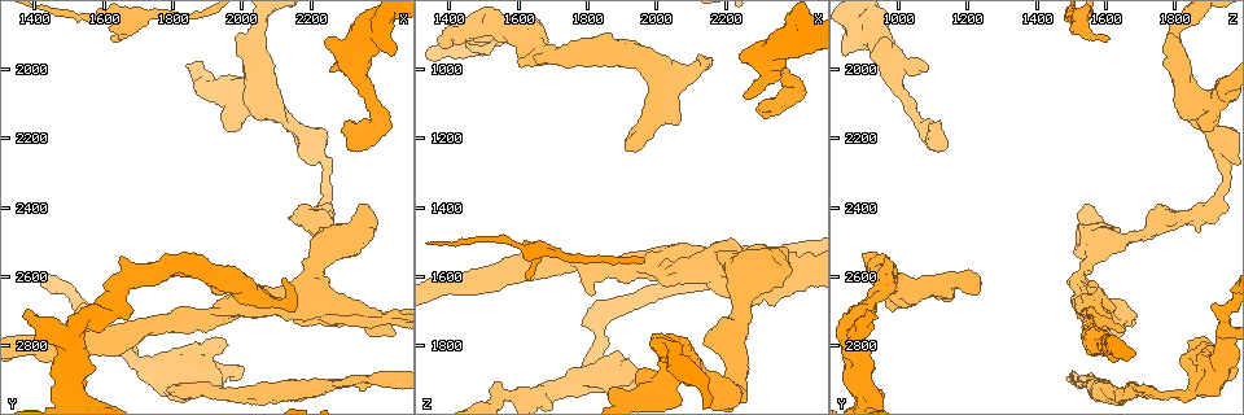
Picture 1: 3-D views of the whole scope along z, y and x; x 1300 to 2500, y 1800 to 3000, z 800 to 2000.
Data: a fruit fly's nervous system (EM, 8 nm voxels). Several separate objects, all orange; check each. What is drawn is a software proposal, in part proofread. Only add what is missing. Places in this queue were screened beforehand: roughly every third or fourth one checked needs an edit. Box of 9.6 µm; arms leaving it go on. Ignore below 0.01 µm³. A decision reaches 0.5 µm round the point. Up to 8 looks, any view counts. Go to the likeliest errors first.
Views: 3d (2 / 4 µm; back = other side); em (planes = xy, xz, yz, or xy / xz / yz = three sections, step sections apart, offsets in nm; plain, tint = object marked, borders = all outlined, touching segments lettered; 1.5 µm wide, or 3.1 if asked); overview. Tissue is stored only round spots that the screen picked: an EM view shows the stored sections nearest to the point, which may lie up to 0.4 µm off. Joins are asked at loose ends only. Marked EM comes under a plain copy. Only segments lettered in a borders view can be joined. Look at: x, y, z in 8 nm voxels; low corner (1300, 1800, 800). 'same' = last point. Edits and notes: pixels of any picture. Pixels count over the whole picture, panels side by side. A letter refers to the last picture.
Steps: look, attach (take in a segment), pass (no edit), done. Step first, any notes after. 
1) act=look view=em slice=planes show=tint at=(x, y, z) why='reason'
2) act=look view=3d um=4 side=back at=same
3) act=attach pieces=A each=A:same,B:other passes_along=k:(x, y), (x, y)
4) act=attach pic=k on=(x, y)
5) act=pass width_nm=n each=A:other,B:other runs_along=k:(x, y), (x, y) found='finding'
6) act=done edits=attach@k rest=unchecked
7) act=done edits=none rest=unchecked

act=look view=em slice=yz step=8 show=tint at=(1380, 2690, 910) why='an open end'

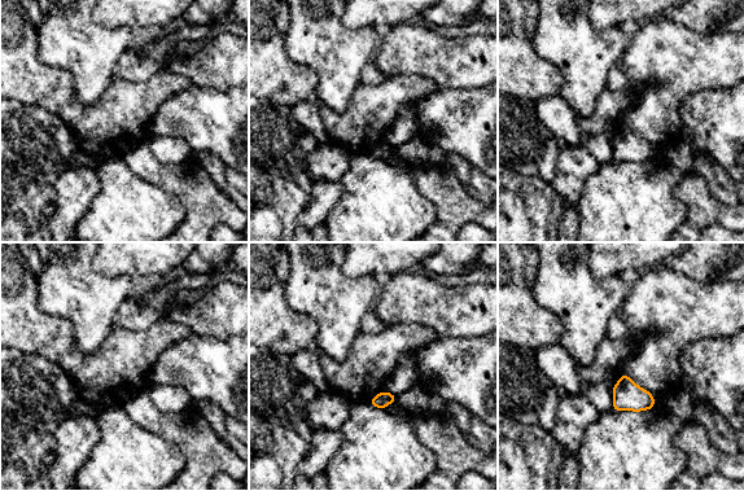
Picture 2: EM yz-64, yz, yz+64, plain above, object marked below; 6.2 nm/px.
act=look view=em slice=planes show=borders at=same

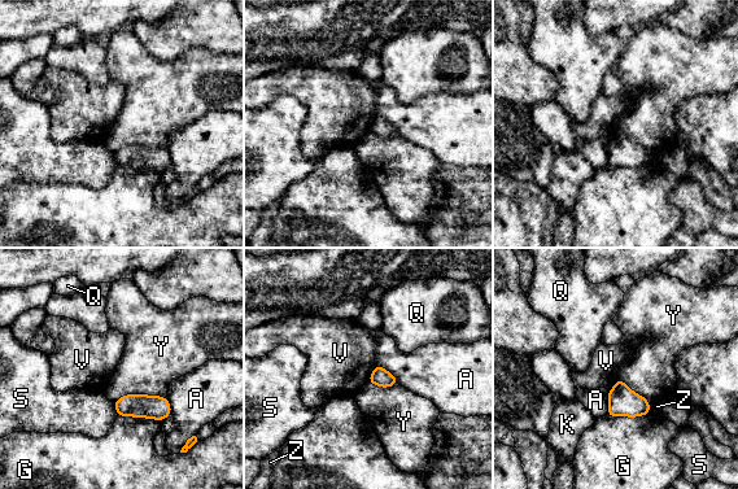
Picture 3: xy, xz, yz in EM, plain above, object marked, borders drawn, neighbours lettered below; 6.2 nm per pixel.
act=pass each=A:other,G:other,K:other,Q:other,S:other,V:other,Y:other,Z:other border=3:(165, 396), (123, 394), (114, 402) found='none of them fits'

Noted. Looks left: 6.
act=look view=3d um=4 at=(1620, 1920, 1610) why='free end'

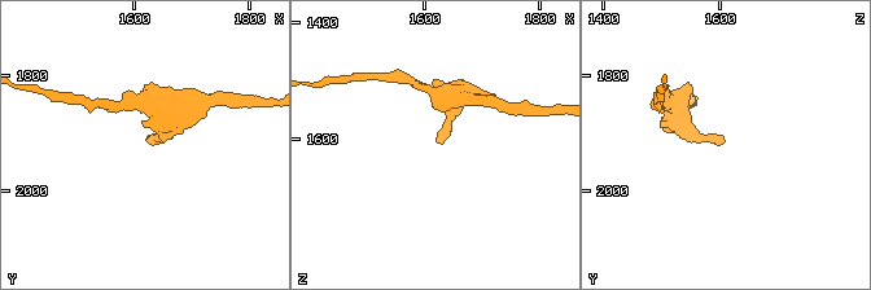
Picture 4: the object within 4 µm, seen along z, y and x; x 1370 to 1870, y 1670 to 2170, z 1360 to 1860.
act=look view=em um=3.1 slice=xy step=8 show=borders at=(1625, 1920, 1610)

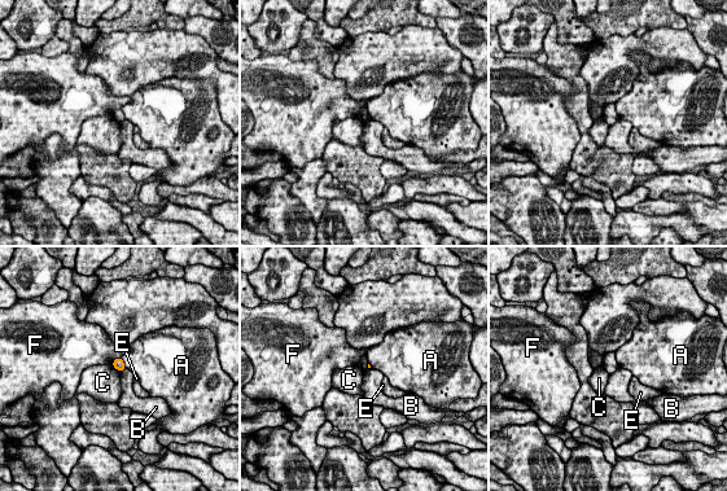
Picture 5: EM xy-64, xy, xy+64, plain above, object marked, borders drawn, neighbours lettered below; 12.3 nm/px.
act=look view=em um=3.1 slice=planes show=borders at=same why='cut it another way'

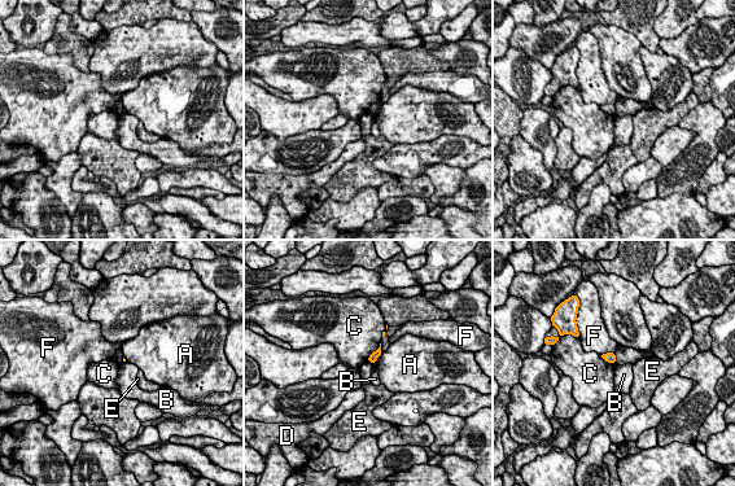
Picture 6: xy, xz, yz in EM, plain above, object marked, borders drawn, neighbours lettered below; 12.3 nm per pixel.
act=pass longest_contact=C:300nm each=A:other,B:other,C:other,D:other,E:other,F:other border=6:(613, 353), (616, 362) found='no lettered segment goes on from it'

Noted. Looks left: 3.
act=look view=3d um=2 at=(1820, 2750, 1650) why='an open end'

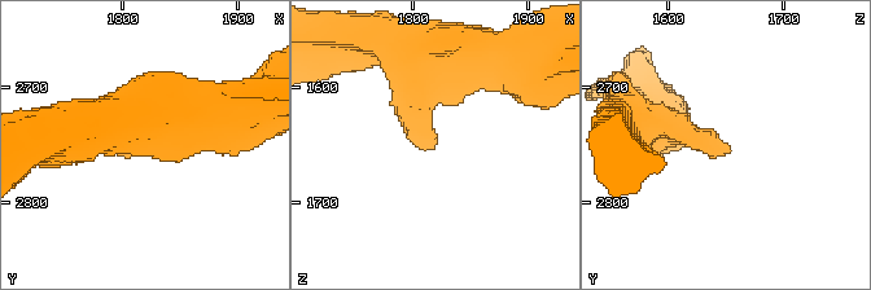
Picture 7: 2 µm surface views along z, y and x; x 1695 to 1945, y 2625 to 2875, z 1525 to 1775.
act=look view=em slice=xy step=8 show=tint at=(1818, 2756, 1650)

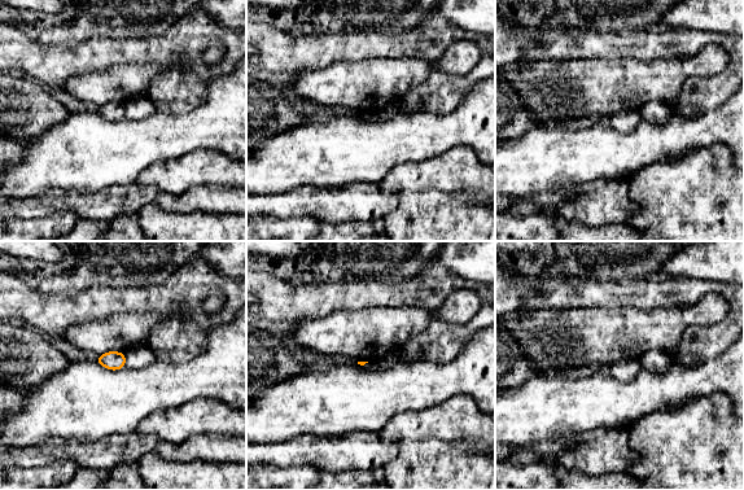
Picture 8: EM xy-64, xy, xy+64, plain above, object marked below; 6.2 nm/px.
act=look view=em slice=planes show=borders at=same

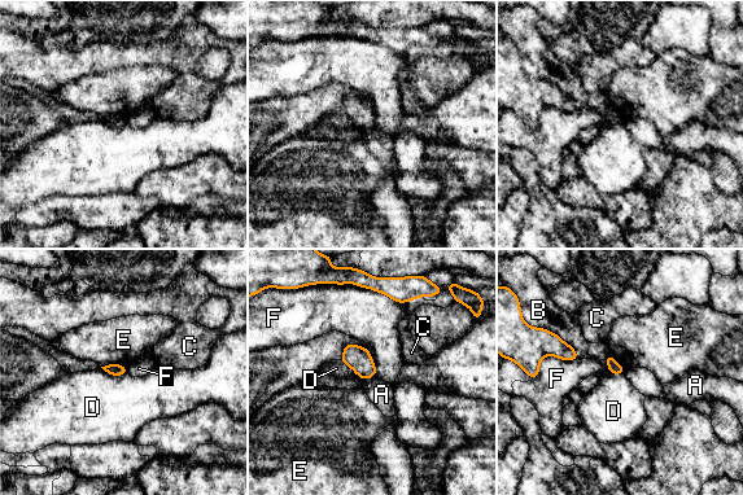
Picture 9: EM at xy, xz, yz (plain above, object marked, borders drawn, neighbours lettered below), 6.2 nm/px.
act=pass each=A:other,B:other,C:other,D:other,E:other,F:other found='no lettered segment goes on from it'

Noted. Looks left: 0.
act=done edits=none rest=unchecked

